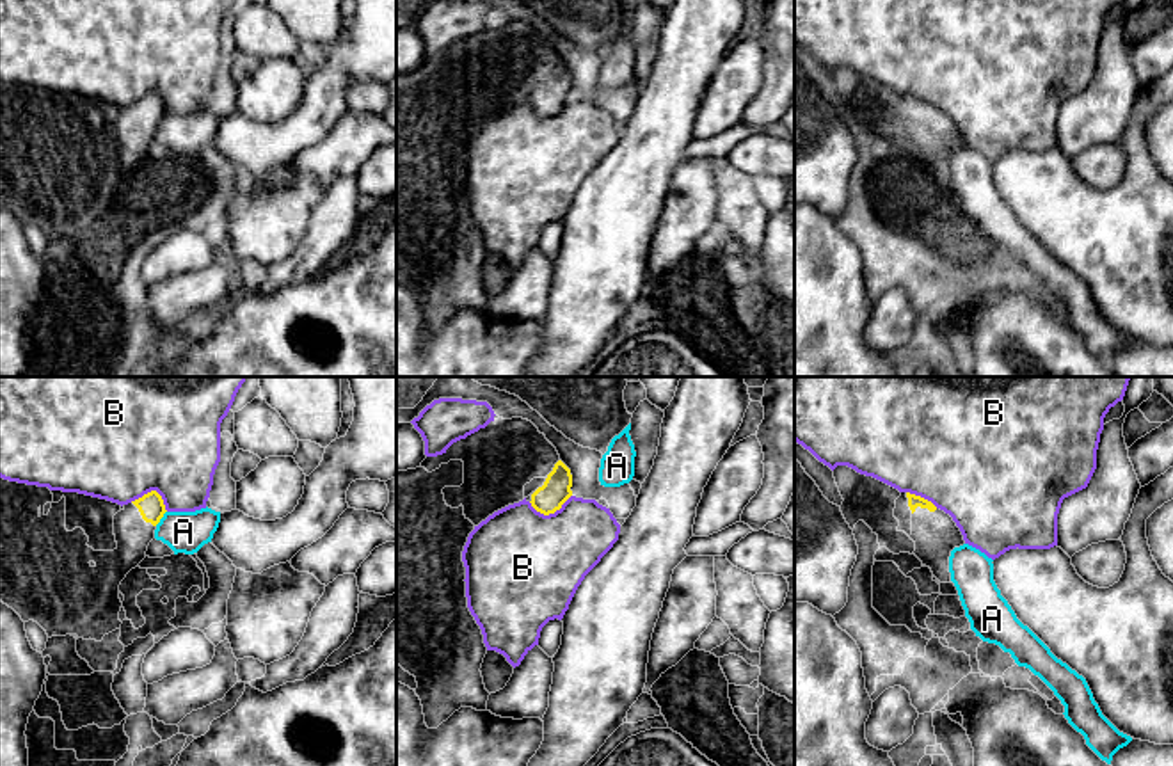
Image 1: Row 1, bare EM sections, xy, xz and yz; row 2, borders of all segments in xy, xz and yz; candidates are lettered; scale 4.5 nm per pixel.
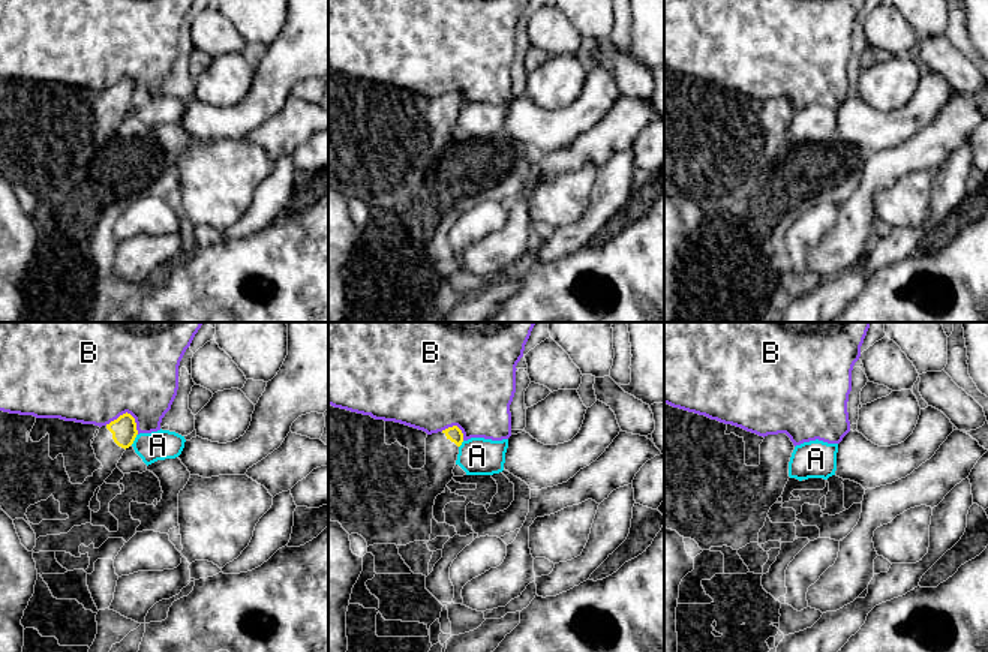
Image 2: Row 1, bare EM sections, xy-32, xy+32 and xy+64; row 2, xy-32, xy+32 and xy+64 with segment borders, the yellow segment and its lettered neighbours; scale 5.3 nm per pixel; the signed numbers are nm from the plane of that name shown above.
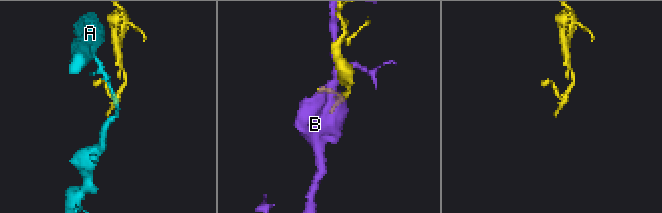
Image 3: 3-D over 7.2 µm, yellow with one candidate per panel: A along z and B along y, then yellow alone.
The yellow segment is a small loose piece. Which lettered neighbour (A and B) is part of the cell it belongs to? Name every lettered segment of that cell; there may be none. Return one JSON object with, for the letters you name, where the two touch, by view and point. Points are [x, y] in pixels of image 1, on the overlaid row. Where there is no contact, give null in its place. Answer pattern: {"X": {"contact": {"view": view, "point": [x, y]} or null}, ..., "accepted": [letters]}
{"accepted": []}

